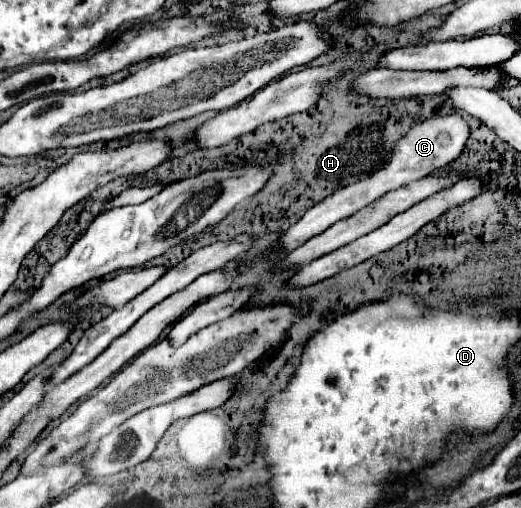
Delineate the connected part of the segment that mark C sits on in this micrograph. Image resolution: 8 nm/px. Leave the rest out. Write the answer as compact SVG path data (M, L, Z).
M450 114L450 116L438 116L438 118L428 118L420 124L416 124L414 128L408 130L408 134L402 138L402 142L398 142L394 146L394 154L392 160L376 174L372 174L370 178L350 184L338 192L334 192L332 196L328 196L324 202L320 202L318 206L312 206L292 228L288 228L280 238L278 238L278 248L282 252L292 252L294 248L302 246L306 240L322 234L326 228L330 228L334 222L344 220L348 216L352 216L354 212L358 212L360 208L372 204L376 198L380 198L382 194L404 186L406 182L414 182L418 178L424 178L426 174L434 172L440 166L450 164L452 160L458 158L458 154L462 152L466 140L470 136L470 128L468 124L458 116L458 114Z

